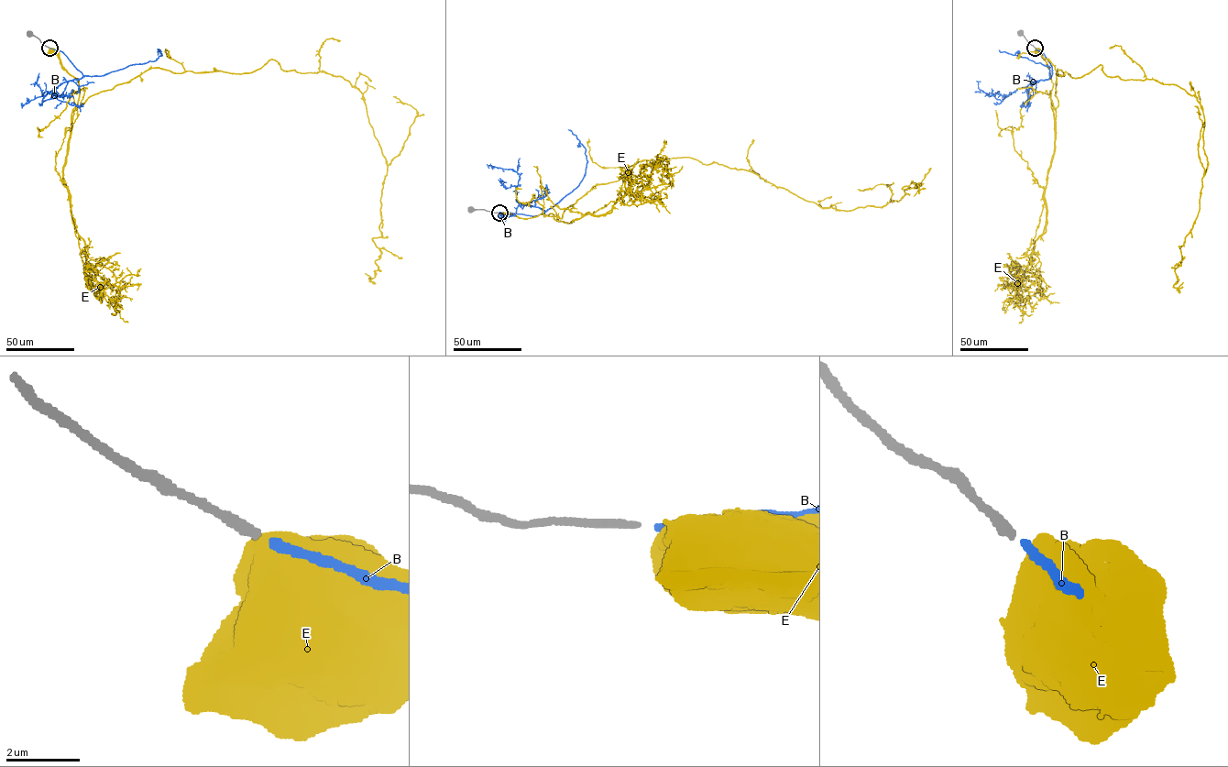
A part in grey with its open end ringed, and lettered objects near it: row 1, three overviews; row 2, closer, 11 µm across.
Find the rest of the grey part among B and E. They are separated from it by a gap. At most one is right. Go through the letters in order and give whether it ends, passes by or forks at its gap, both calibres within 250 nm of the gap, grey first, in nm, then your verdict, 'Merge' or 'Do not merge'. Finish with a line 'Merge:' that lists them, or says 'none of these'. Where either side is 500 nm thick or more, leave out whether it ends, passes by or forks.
B: It ends there. Thickness 240 nm (grey) against 220 nm. Merge
E: Thickness 240 nm (grey) against 850 nm. Do not merge
Merge: B

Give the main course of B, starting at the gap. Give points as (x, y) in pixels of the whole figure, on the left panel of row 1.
B: (50, 48), (62, 51), (82, 74), (91, 76), (103, 76), (130, 65), (153, 61), (162, 55), (157, 49)

